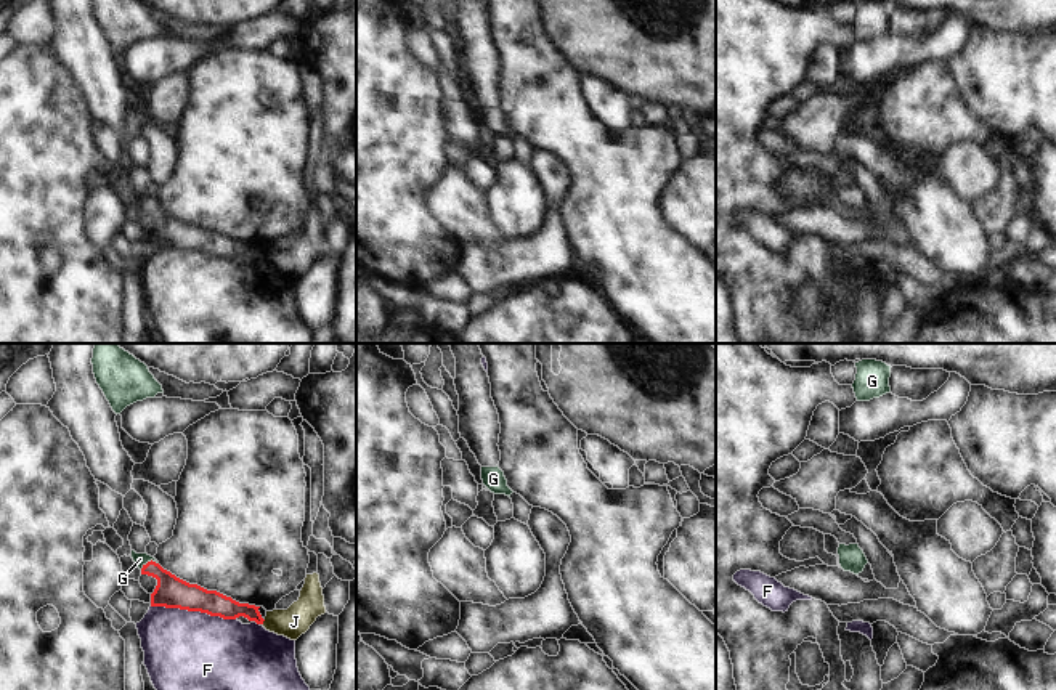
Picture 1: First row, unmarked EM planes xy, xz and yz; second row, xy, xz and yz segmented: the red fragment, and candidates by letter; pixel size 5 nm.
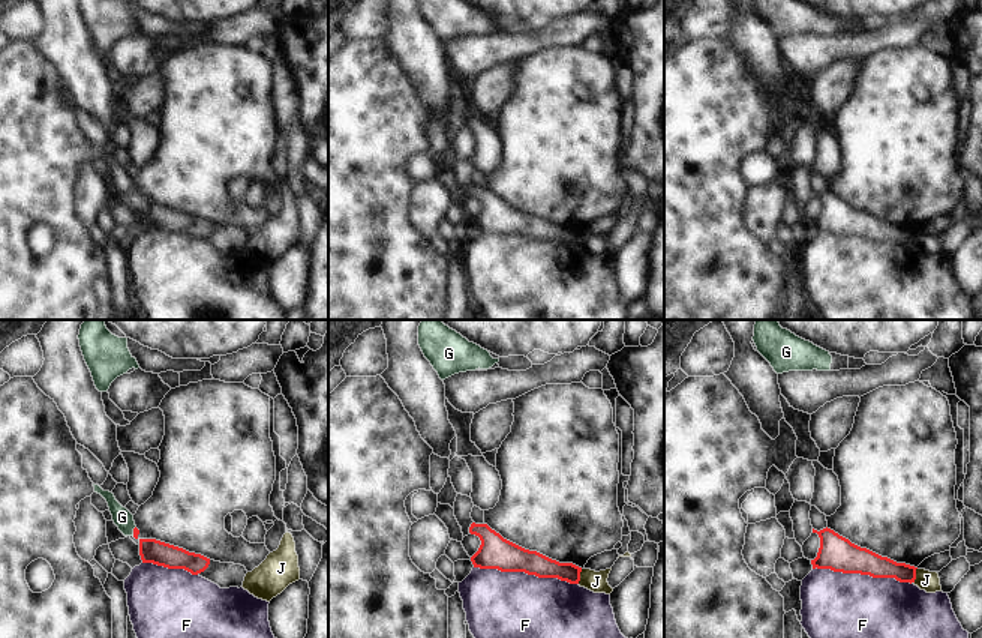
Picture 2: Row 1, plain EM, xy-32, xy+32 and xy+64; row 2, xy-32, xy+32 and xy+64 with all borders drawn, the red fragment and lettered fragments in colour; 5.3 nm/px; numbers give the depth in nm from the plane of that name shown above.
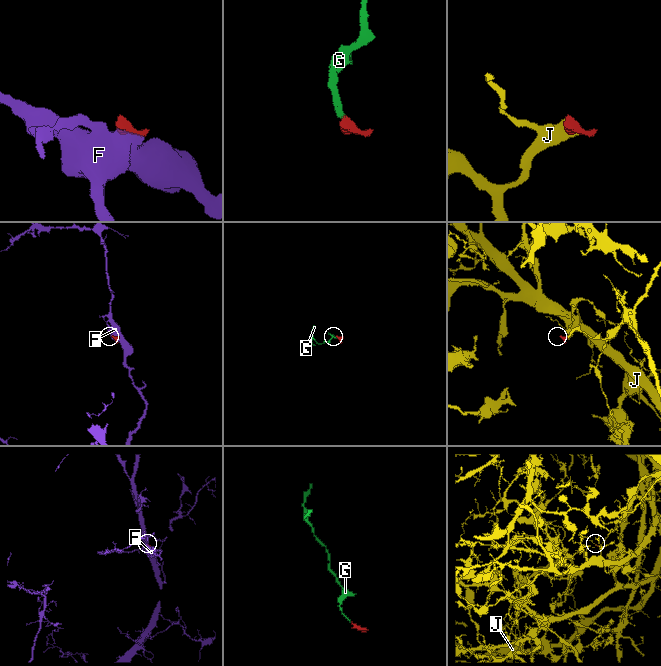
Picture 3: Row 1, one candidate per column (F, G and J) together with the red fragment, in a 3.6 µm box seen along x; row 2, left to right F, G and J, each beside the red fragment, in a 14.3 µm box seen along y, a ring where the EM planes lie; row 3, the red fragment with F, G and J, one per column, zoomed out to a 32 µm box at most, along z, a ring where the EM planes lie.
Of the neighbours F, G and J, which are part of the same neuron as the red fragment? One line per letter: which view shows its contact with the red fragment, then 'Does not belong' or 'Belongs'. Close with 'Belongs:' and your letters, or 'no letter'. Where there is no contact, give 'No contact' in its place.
F: Touches red in xy. Does not belong
G: Touches red in xy. Belongs
J: Touches red in xy. Does not belong
Belongs: G.

